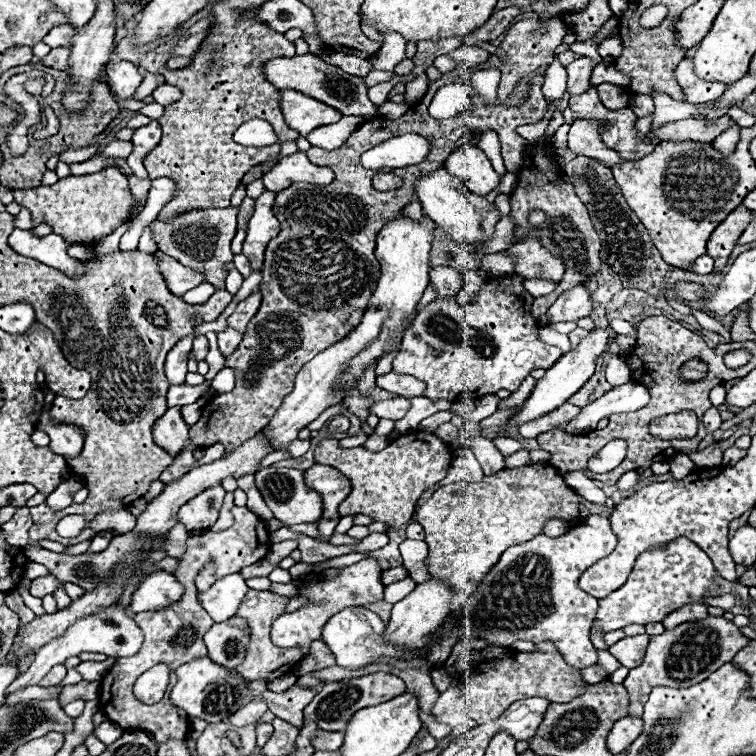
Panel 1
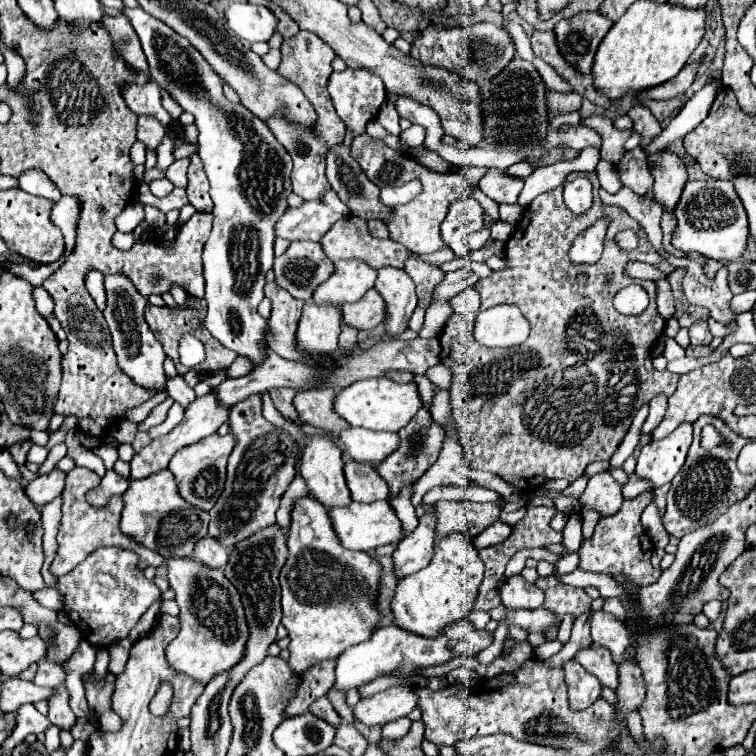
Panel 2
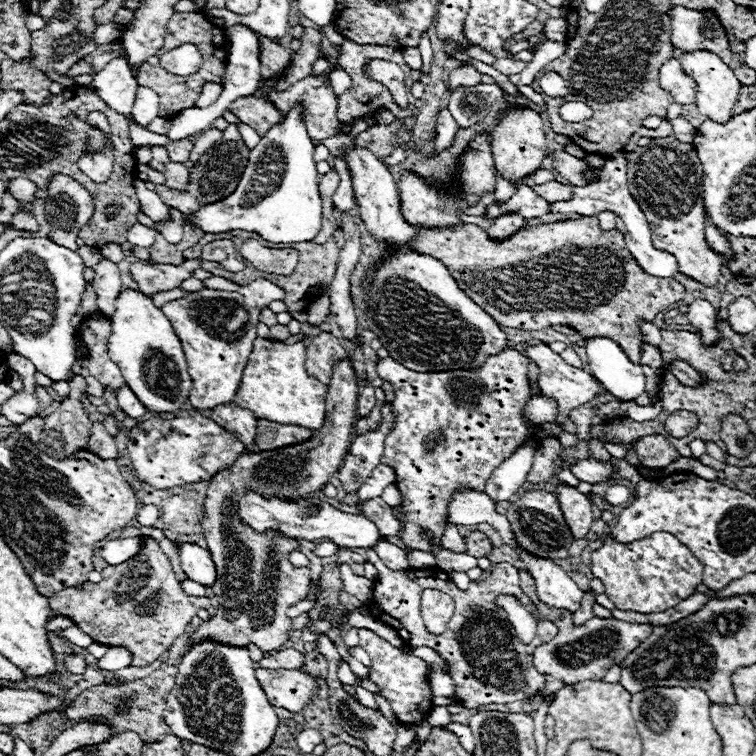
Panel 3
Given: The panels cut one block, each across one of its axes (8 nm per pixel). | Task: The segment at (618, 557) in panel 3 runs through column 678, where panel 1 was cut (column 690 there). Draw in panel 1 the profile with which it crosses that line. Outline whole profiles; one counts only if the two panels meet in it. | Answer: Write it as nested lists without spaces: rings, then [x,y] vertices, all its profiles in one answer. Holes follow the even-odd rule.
[[[678,538],[662,550],[644,552],[638,556],[632,574],[620,590],[608,594],[608,598],[598,600],[596,624],[606,634],[620,630],[628,624],[650,624],[662,622],[670,612],[686,606],[690,602],[704,602],[702,592],[712,590],[716,594],[734,593],[739,590],[739,597],[749,606],[749,588],[738,582],[728,582],[720,578],[712,566],[712,560],[688,538]]]

